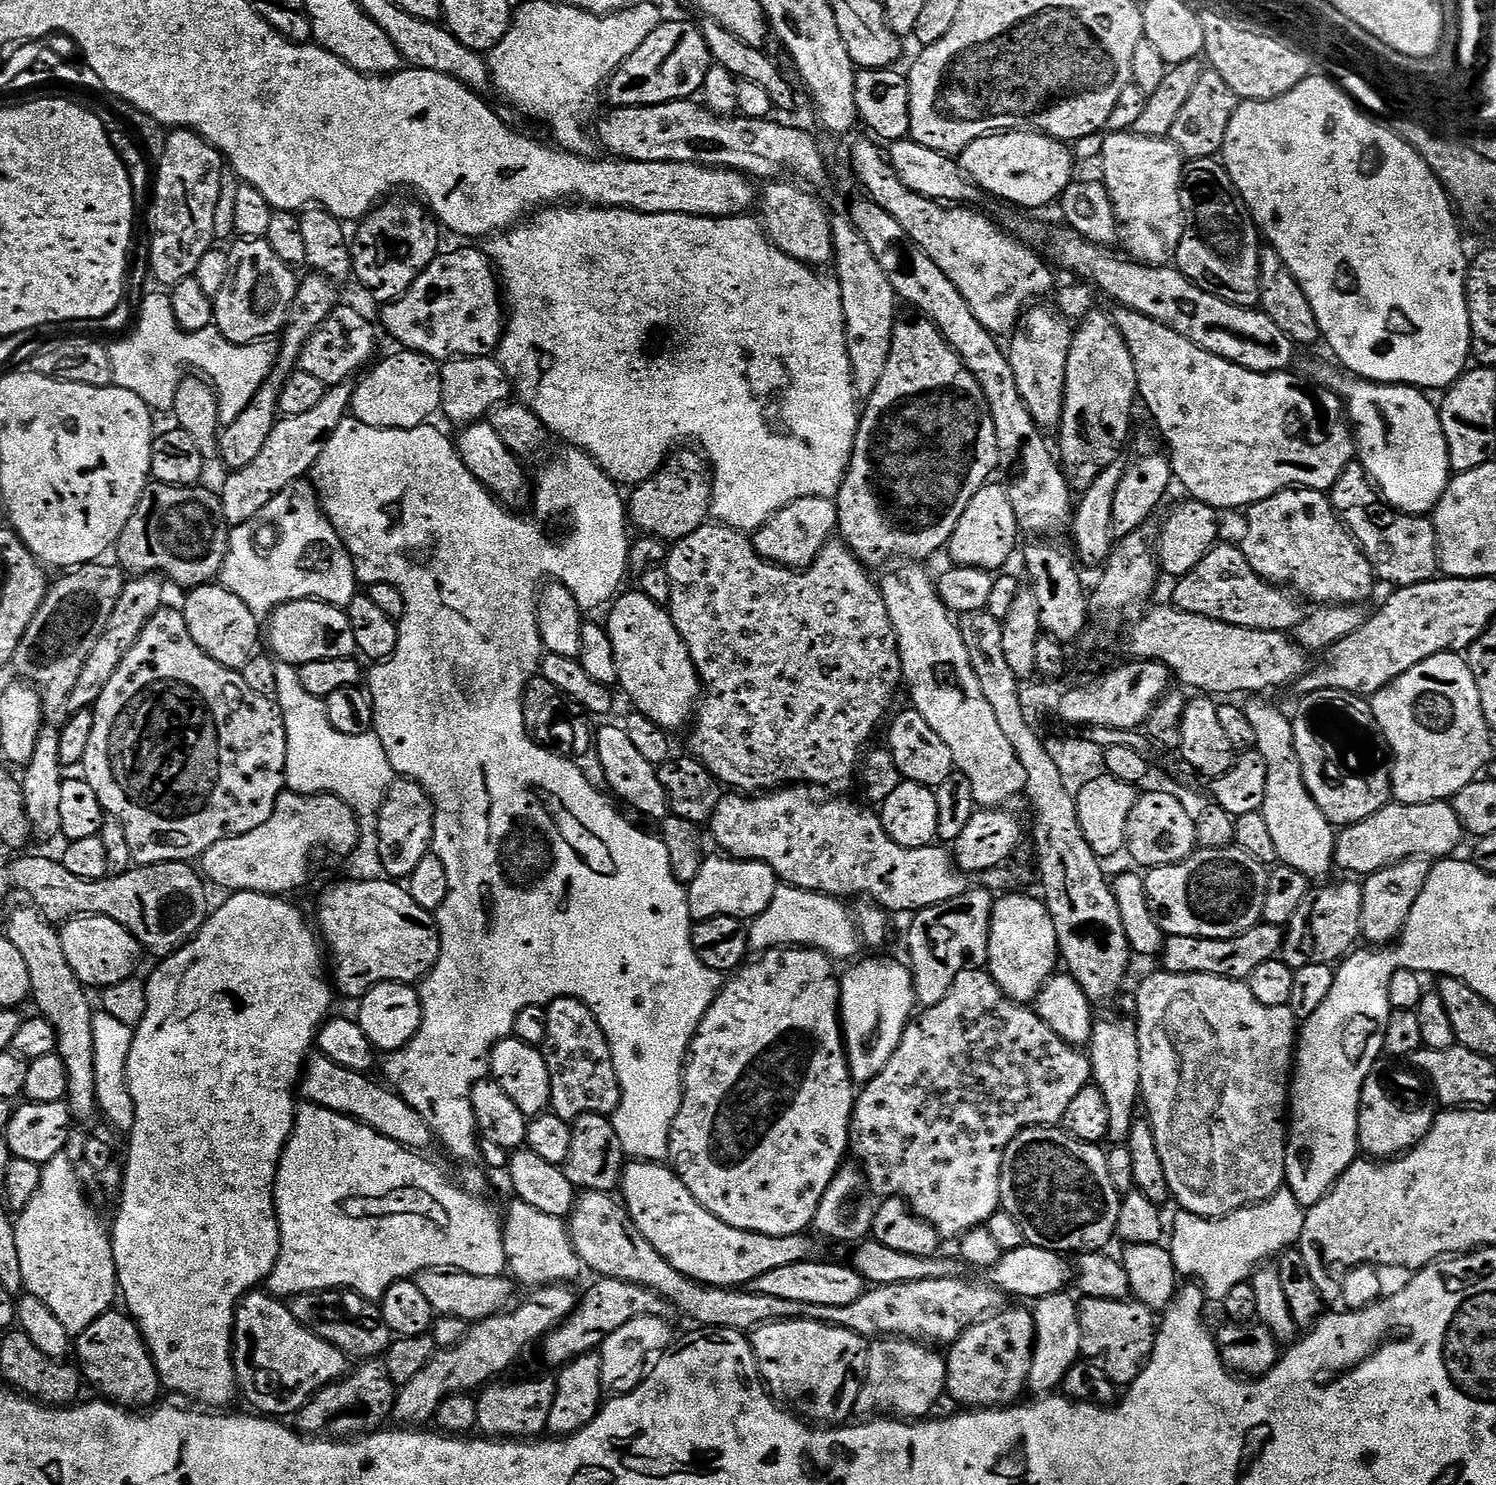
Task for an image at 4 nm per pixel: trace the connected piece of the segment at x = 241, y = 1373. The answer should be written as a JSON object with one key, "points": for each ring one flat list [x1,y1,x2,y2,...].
{"points":[[264,1290,246,1293,236,1306,232,1361,242,1396,256,1407,253,1409,257,1413,269,1418,291,1417,315,1392,341,1379,350,1368,349,1357,342,1350,315,1336,294,1318,291,1307,283,1299]]}

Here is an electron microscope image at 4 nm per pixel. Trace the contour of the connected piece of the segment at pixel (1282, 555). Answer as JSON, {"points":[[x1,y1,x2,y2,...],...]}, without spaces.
{"points":[[1288,488,1253,504,1246,515,1244,541,1239,541,1238,547,1263,580,1291,586,1301,597,1316,600,1312,602,1333,604,1364,602,1376,580,1378,584,1377,569,1340,521,1325,493,1313,488]]}

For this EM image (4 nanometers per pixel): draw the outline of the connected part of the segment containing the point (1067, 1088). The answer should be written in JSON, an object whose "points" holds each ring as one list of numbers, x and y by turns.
{"points":[[969,966,960,971,958,978,954,978,954,986,950,986,942,1002,923,1009,909,1023,902,1034,902,1042,898,1050,894,1050,894,1058,886,1062,886,1070,882,1070,882,1074,878,1074,870,1083,859,1089,856,1104,852,1107,852,1125,848,1131,850,1152,853,1157,856,1155,855,1163,868,1177,868,1184,877,1197,898,1196,901,1200,907,1200,912,1213,925,1220,930,1226,934,1226,934,1230,940,1233,941,1237,959,1238,972,1228,987,1225,988,1219,995,1212,1001,1211,1000,1175,1006,1146,1014,1142,1014,1138,1023,1128,1059,1125,1063,1121,1067,1108,1070,1107,1070,1102,1074,1102,1074,1097,1089,1084,1091,1079,1092,1061,1088,1059,1087,1051,1058,1038,1058,1034,1054,1034,1054,1030,1050,1030,1050,1026,1046,1026,1043,1018,1031,1007,1017,1004,1015,1000,1005,996,998,982,994,982,994,978,987,970]]}

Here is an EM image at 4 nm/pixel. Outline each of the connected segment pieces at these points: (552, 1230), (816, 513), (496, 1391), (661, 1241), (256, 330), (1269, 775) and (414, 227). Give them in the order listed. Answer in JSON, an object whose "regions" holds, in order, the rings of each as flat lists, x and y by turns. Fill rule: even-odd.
{"regions":[[[513,1199,511,1201,511,1205,508,1208,507,1214,504,1214,504,1221,502,1227,504,1229,504,1249,506,1250,506,1256,508,1260,508,1270,509,1273,519,1282,519,1280,528,1285,528,1288,537,1288,537,1287,547,1287,550,1284,563,1283,568,1284,576,1279,580,1272,583,1273,584,1267,581,1263,580,1259,577,1256,577,1252,573,1248,572,1239,570,1239,568,1234,567,1225,565,1221,561,1217,556,1217,548,1214,542,1214,541,1211,536,1211,532,1206,526,1205,526,1202,522,1202,521,1200]],[[807,496,798,498,775,512,763,526,751,533,750,539,754,550,768,563,799,570,809,568,820,557,821,550,833,539,836,531,835,499]],[[532,1376,529,1380,508,1380,505,1384,501,1382,489,1382,479,1389,476,1396,478,1406,478,1422,476,1428,488,1438,540,1438,548,1432,547,1423,550,1417,550,1408,554,1403,556,1390,556,1377]],[[660,1162,629,1163,620,1179,619,1191,624,1192,622,1203,642,1238,646,1238,674,1270,699,1284,711,1284,714,1288,748,1286,762,1274,778,1270,778,1266,797,1264,813,1255,807,1235,771,1236,726,1226,726,1222,714,1218,710,1210,693,1198,671,1167]],[[243,238,235,241,237,244,230,248,228,257,230,258,230,275,226,278,220,293,214,297,214,327,223,336,235,344,254,344,257,340,268,340,272,335,279,333,284,327,288,311,292,305,292,299,296,293,298,276,293,269,287,268,270,250,268,241,245,240]],[[1264,698,1249,700,1252,701,1245,703,1243,710,1246,718,1250,718,1250,723,1254,725,1255,751,1266,758,1266,802,1262,811,1270,830,1270,838,1278,849,1278,861,1309,878,1324,876,1334,868,1338,832,1326,814,1322,814,1318,802,1304,784,1302,766,1294,746,1292,720,1284,717,1274,705,1267,704]],[[385,199,355,225,356,236,354,232,350,244,352,271,355,279,360,279,361,286,372,292,380,306,399,298,415,282,418,274,430,266,442,248,441,225,419,199,412,199]]]}

